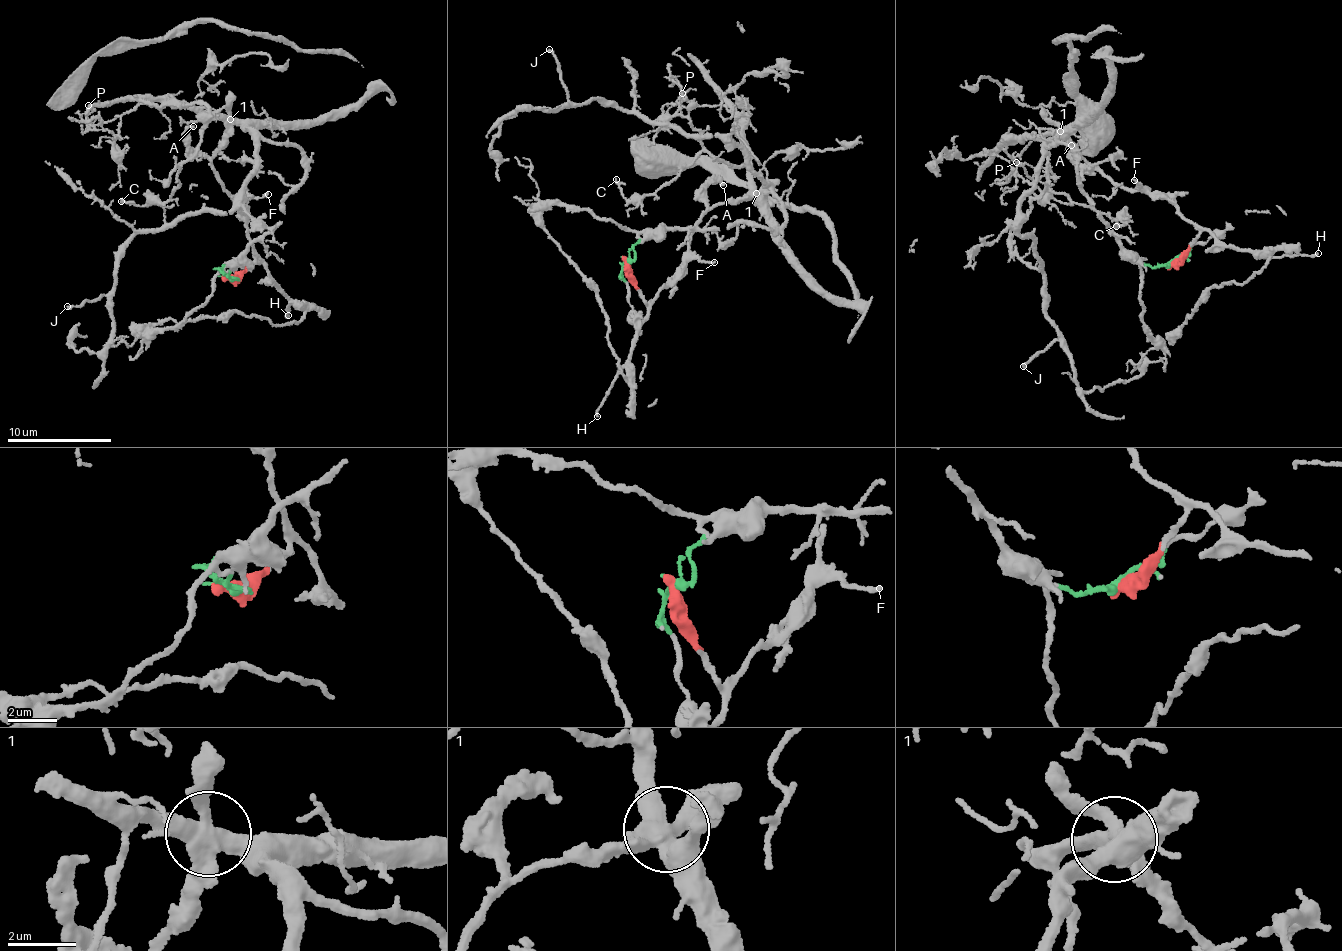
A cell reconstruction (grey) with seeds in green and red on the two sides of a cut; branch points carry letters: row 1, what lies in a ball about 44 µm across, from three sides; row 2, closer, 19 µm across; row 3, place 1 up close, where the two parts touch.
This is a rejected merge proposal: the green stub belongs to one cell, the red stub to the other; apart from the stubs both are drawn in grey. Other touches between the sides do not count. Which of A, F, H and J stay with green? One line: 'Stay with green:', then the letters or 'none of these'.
Stay with green: J

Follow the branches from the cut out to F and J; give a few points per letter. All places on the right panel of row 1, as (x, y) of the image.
F: (1171, 265), (1180, 264), (1198, 229), (1176, 208), (1134, 179)
J: (1171, 265), (1122, 248), (1077, 155), (1044, 148), (1016, 231), (1038, 239), (1059, 334), (1023, 367)

